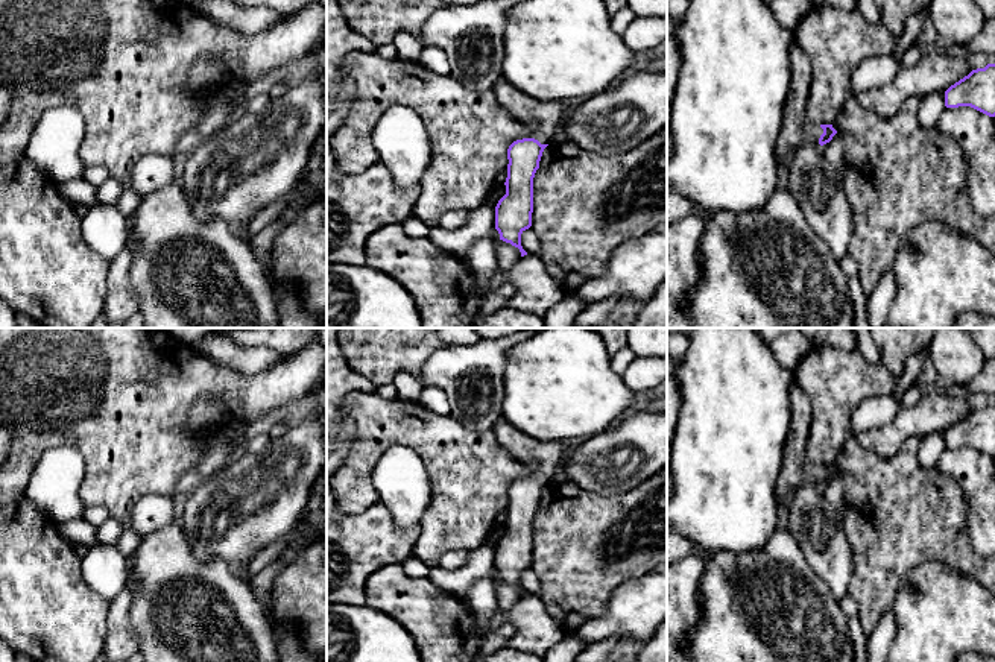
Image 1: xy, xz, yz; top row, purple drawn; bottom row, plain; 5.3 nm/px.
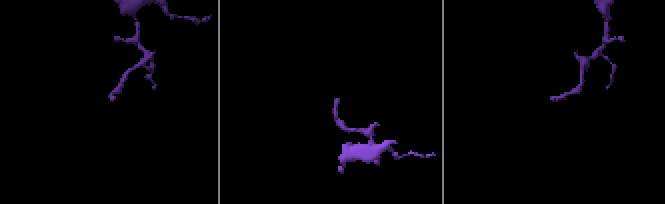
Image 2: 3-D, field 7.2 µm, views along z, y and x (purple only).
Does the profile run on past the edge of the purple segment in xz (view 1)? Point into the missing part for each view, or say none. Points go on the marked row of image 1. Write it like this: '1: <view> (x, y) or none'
1: xz (546, 119)

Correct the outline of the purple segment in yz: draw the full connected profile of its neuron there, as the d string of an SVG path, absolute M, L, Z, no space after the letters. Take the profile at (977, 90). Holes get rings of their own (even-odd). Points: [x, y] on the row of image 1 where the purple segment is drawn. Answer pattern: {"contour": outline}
{"contour": "M995 64L972 70L945 91L945 106L971 106L995 117Z"}

